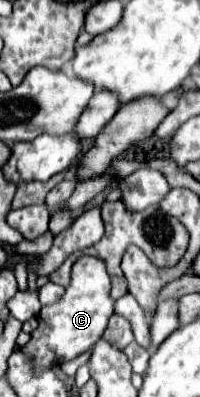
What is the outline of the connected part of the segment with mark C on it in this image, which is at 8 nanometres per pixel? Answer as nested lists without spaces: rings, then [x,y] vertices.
[[[81,257],[71,271],[71,285],[65,289],[65,295],[59,303],[45,305],[39,313],[39,327],[31,333],[31,341],[21,347],[29,359],[33,359],[33,367],[37,371],[45,371],[45,367],[55,367],[63,361],[71,361],[77,355],[101,339],[109,317],[113,315],[113,299],[109,295],[111,279],[105,271],[105,263],[95,257]]]

